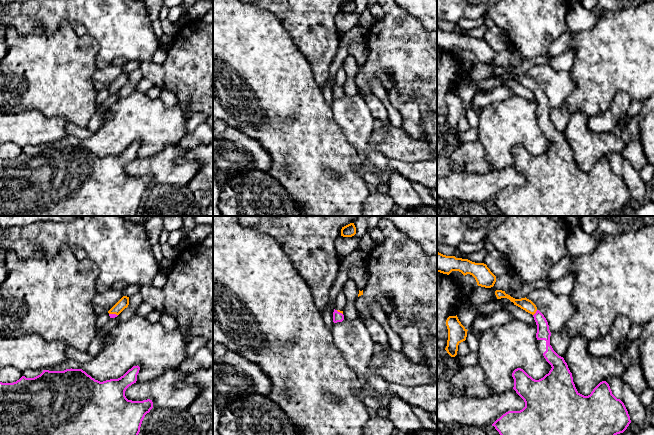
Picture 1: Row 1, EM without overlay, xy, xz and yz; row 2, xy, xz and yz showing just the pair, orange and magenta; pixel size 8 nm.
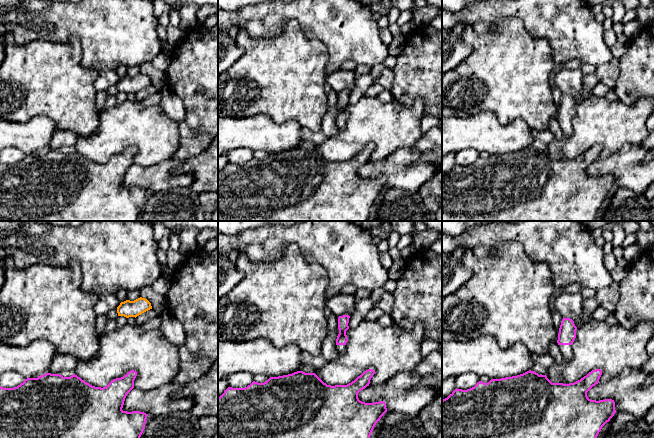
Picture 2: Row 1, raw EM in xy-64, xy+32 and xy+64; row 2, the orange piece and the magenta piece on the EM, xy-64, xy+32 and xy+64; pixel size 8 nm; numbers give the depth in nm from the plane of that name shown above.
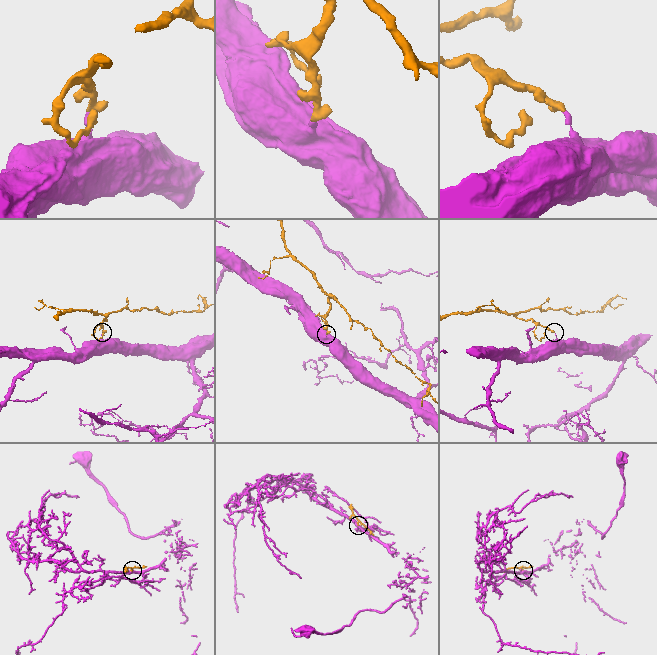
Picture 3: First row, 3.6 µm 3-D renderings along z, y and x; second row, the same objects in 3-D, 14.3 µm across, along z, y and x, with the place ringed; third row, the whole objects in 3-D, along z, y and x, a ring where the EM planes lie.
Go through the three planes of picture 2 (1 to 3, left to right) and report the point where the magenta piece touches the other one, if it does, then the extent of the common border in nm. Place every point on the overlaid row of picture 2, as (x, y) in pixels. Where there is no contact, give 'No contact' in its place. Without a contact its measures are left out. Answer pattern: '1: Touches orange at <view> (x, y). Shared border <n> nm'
1: No contact
2: No contact
3: No contact

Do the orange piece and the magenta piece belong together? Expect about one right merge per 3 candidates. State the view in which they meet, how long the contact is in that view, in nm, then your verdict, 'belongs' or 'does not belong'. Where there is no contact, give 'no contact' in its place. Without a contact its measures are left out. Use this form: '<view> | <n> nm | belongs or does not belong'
yz | 60 nm | belongs

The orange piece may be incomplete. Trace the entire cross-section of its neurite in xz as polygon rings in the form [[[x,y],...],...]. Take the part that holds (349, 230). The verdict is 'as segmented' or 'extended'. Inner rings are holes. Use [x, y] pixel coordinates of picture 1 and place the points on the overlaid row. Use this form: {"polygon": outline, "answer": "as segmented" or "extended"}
{"polygon": [[[350,223],[341,229],[341,236],[343,237],[352,237],[356,234],[356,227],[354,223]]], "answer": "as segmented"}

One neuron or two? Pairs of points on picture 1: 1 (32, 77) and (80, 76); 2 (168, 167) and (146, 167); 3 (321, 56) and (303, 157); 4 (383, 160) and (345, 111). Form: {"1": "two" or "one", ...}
{"1": "one", "2": "one", "3": "two", "4": "one"}

